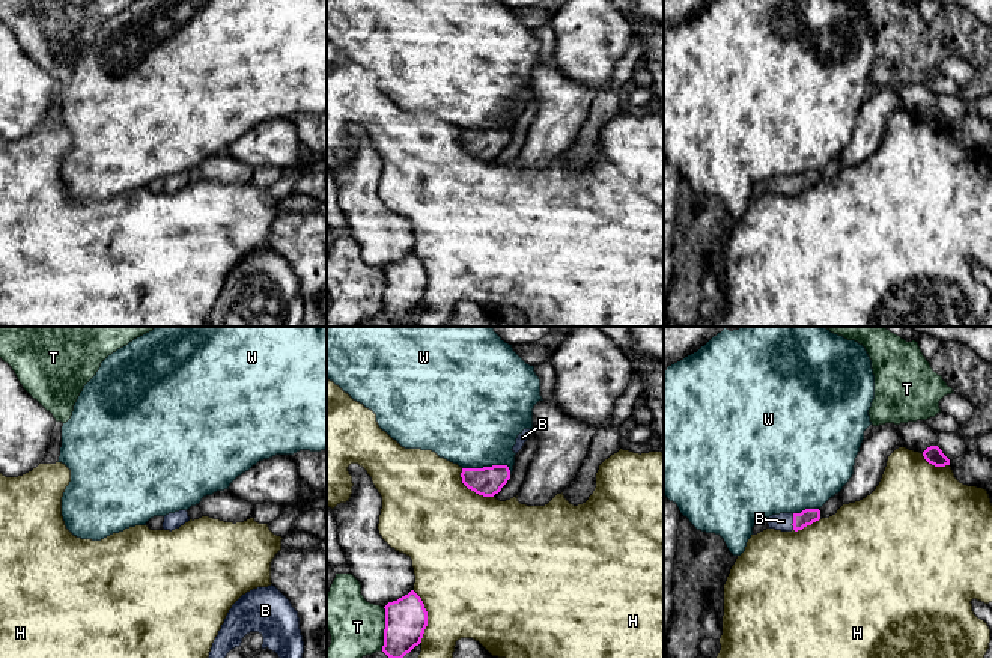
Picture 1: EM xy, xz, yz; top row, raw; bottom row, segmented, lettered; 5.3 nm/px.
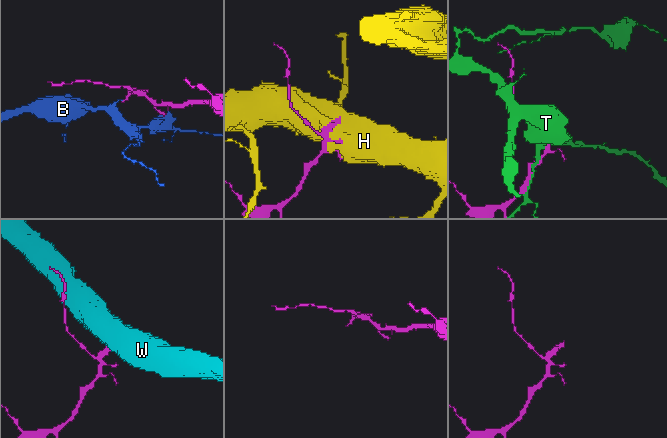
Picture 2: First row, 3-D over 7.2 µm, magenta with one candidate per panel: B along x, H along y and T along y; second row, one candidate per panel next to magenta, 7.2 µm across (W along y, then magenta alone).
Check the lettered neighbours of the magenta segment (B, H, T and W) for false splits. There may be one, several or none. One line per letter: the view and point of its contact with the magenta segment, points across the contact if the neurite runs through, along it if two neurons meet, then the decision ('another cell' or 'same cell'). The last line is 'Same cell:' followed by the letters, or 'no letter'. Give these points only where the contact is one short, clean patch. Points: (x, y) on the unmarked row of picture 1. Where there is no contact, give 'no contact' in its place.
B: meets magenta in yz at (794, 184); runs through yz (807, 179), (794, 184), (783, 184); same cell
H: meets magenta in xz at (426, 279); another cell
T: meets magenta in xz at (386, 291); another cell
W: meets magenta in xz at (488, 130); another cell
Same cell: B

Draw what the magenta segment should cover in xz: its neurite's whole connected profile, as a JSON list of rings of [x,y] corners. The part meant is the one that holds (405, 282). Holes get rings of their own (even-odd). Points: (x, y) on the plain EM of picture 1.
[[[411,253],[385,270],[382,315],[391,322],[402,322],[421,306],[428,289],[428,274],[421,260]]]

